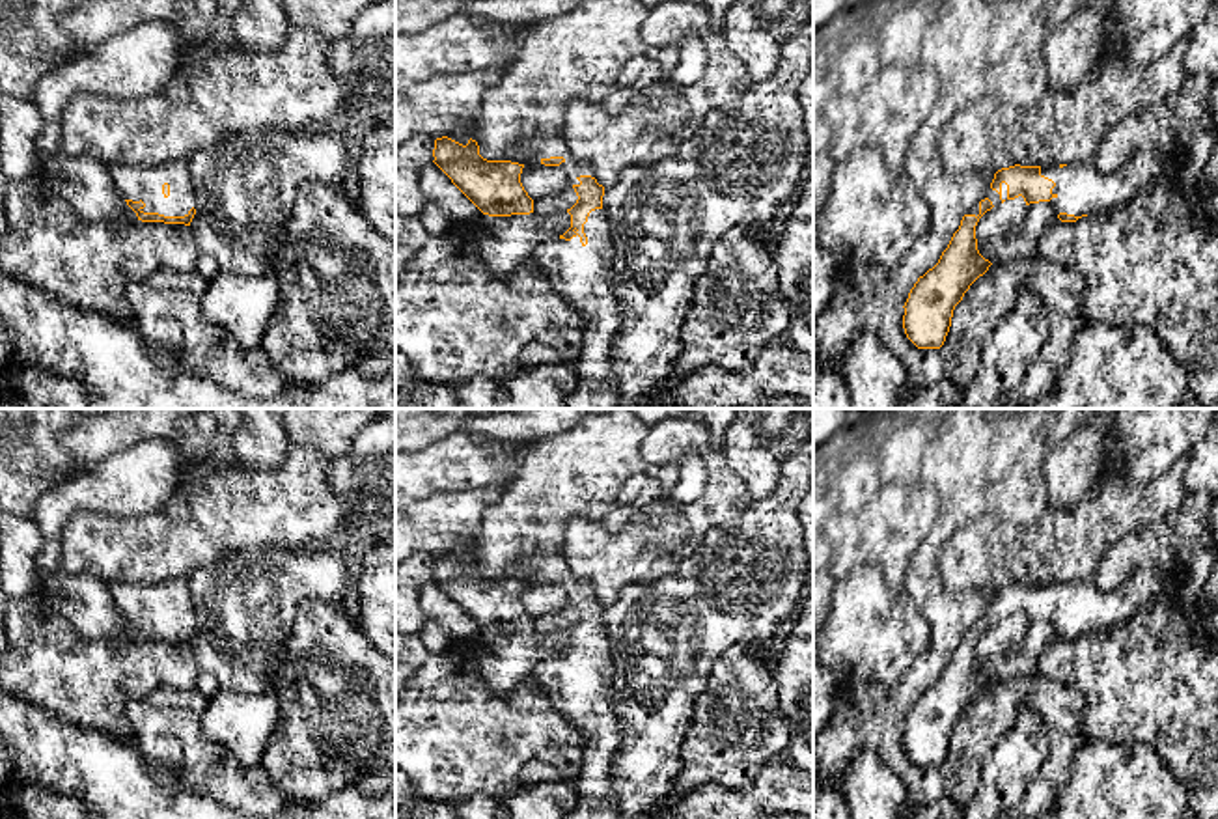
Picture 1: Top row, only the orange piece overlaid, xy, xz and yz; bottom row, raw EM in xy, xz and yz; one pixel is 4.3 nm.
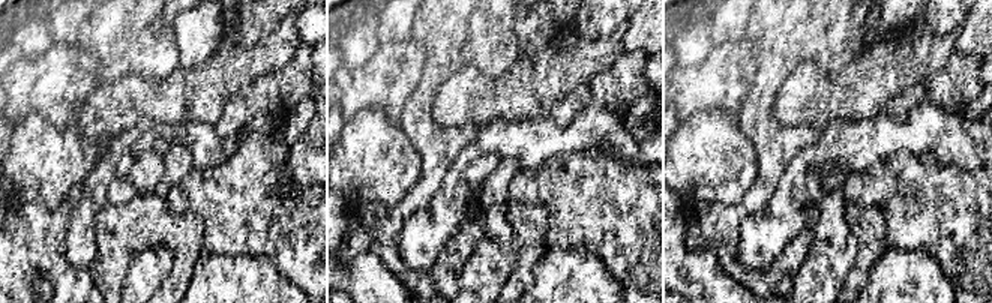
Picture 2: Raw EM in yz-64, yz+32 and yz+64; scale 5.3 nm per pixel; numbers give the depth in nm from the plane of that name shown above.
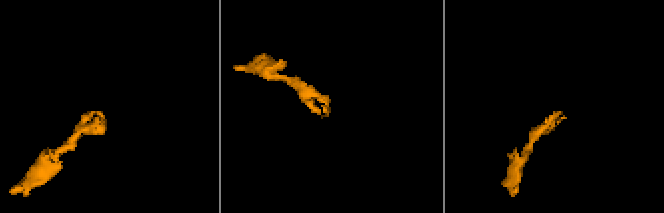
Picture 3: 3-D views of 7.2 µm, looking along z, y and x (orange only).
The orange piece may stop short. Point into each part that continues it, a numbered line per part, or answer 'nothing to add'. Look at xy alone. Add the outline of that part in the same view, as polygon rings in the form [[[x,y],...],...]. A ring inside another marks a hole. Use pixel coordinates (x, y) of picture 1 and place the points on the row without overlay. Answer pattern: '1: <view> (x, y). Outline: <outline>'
1: xy (135, 601). Outline: [[[177,576],[160,584],[129,584],[116,597],[123,618],[144,619],[144,631],[185,634],[194,625],[188,603],[188,580]]]

